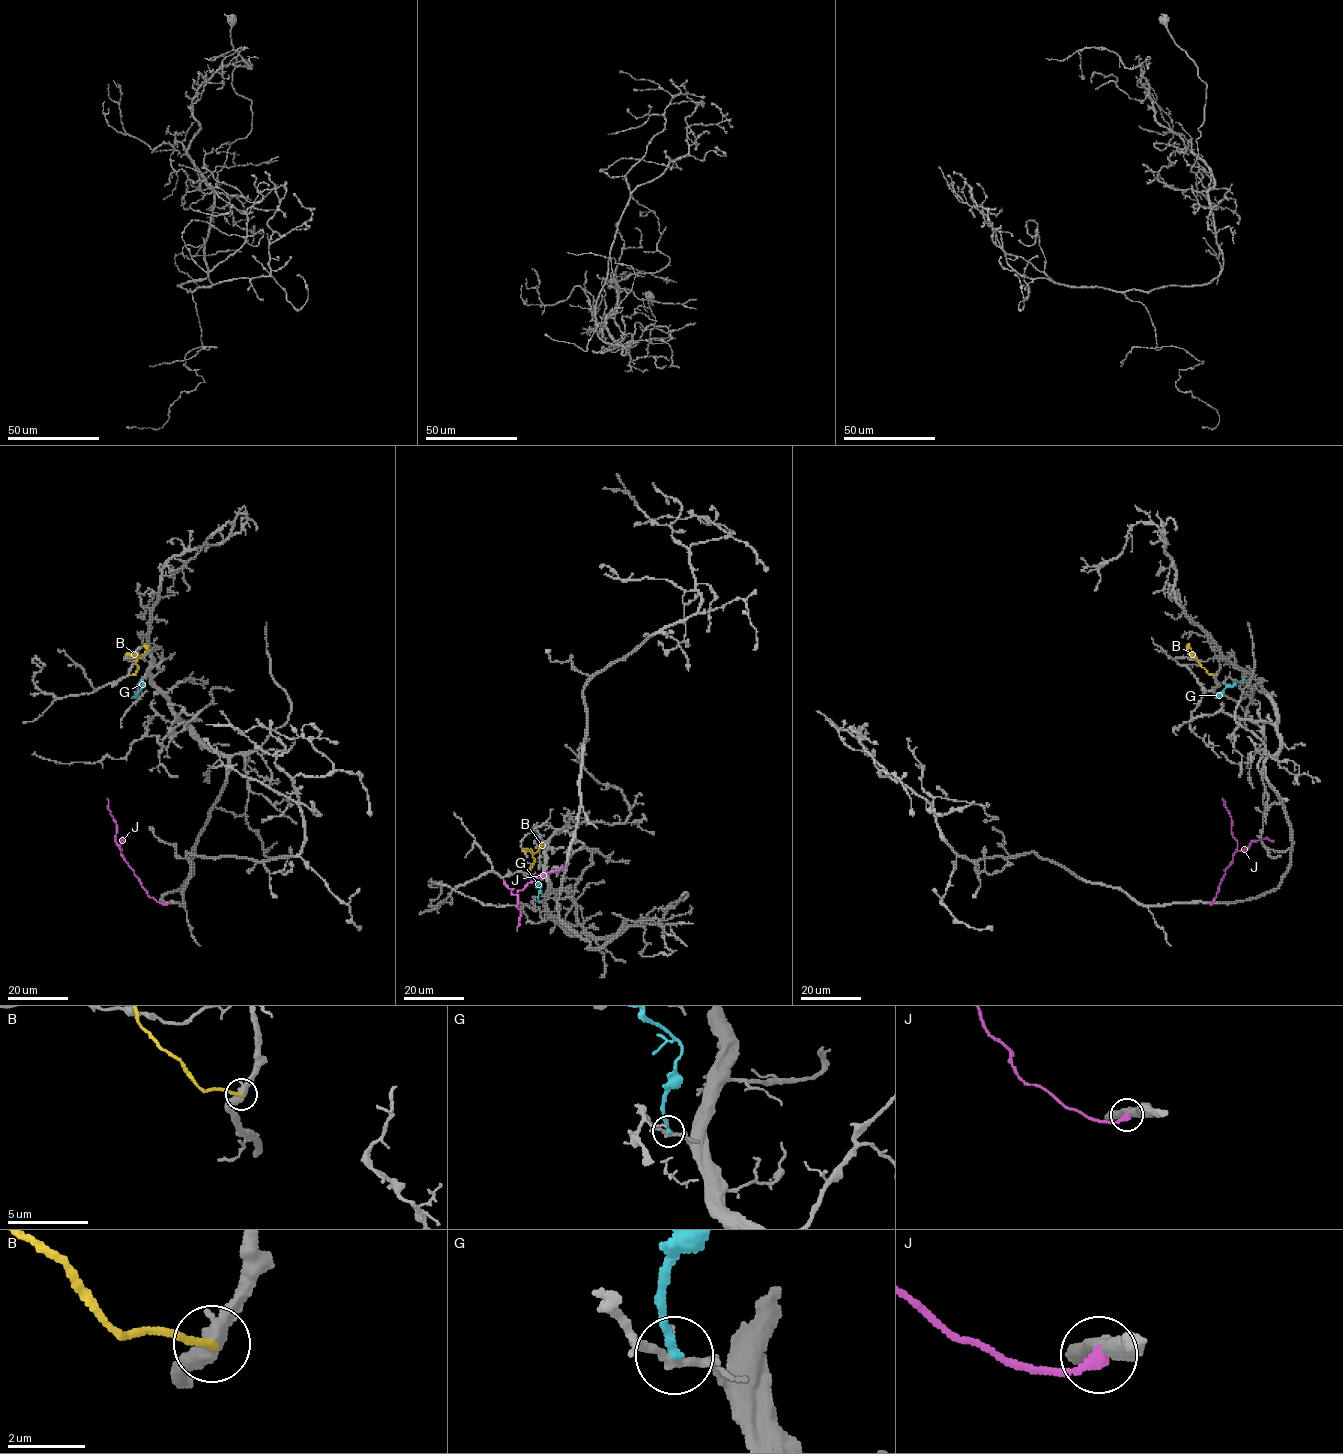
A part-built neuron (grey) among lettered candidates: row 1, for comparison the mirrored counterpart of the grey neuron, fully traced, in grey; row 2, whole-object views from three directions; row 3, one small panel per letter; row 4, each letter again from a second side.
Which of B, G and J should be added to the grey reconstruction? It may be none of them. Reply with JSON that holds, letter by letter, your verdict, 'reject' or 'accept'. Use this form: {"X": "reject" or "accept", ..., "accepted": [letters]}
{"B": "reject", "G": "reject", "J": "reject", "accepted": []}

